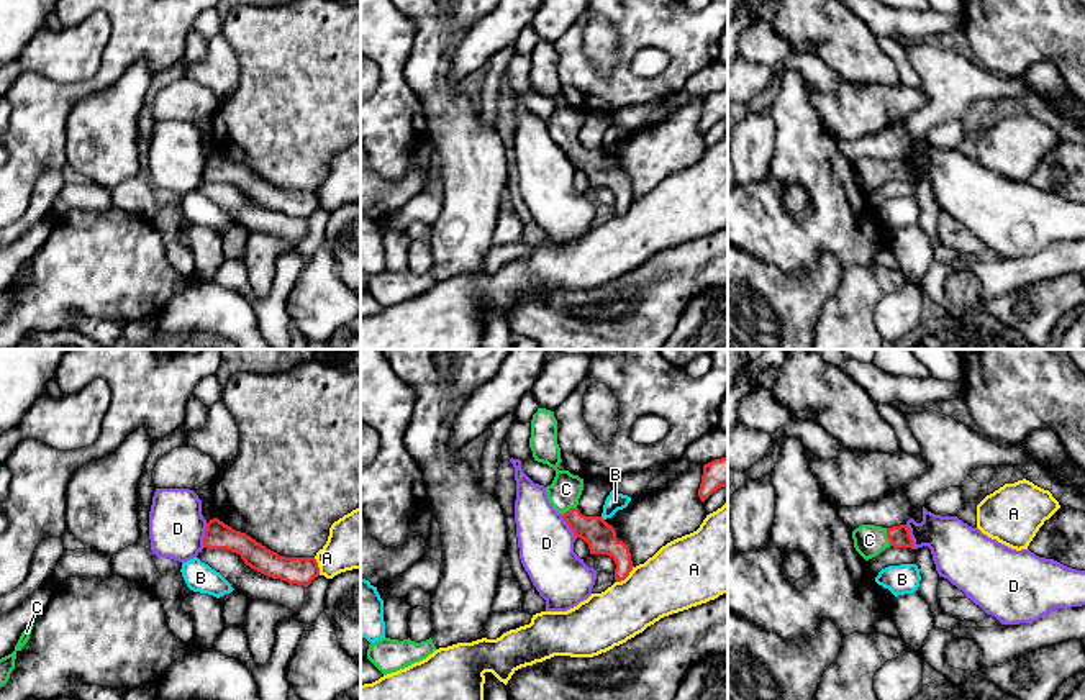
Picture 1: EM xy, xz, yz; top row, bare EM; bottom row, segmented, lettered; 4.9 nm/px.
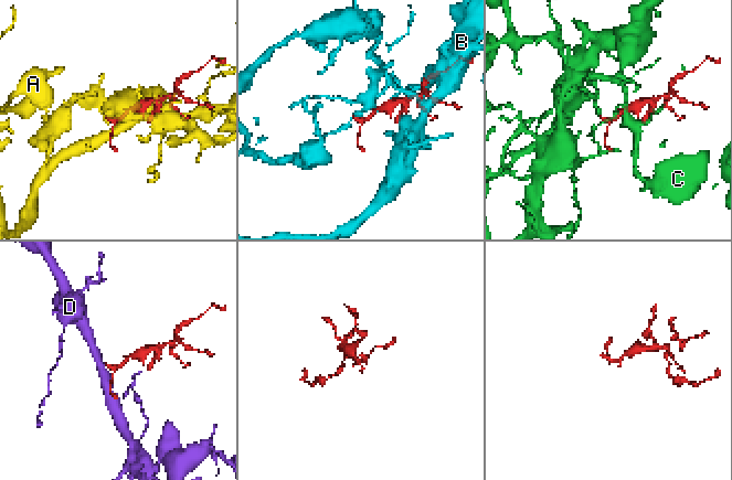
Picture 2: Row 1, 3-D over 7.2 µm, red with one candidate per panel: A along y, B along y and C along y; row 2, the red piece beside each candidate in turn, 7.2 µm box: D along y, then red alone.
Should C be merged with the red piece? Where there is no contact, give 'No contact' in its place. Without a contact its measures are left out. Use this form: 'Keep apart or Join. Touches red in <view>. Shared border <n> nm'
Join. Touches red in yz. Shared border 90 nm

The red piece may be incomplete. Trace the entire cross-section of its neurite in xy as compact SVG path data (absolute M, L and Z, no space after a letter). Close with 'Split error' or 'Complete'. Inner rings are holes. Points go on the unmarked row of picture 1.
M218 151L207 156L203 180L236 185L251 202L288 216L308 220L311 213L320 208L315 190L279 189L246 166L233 162Z. Complete

